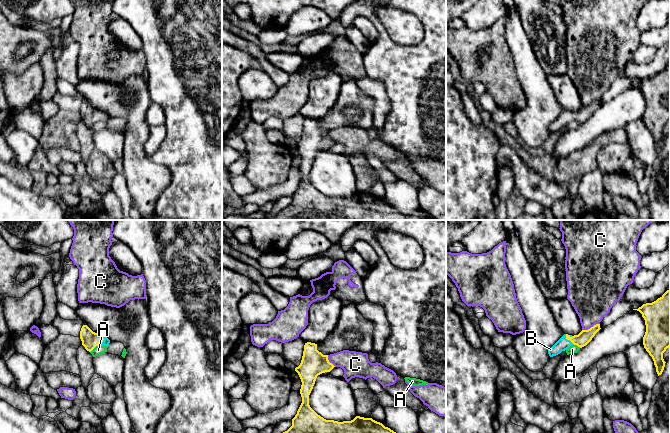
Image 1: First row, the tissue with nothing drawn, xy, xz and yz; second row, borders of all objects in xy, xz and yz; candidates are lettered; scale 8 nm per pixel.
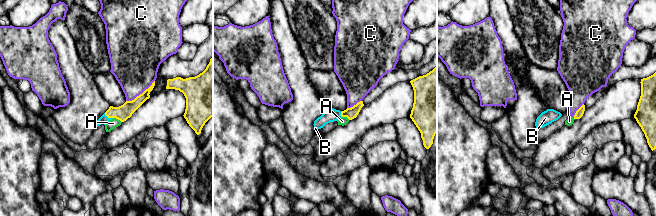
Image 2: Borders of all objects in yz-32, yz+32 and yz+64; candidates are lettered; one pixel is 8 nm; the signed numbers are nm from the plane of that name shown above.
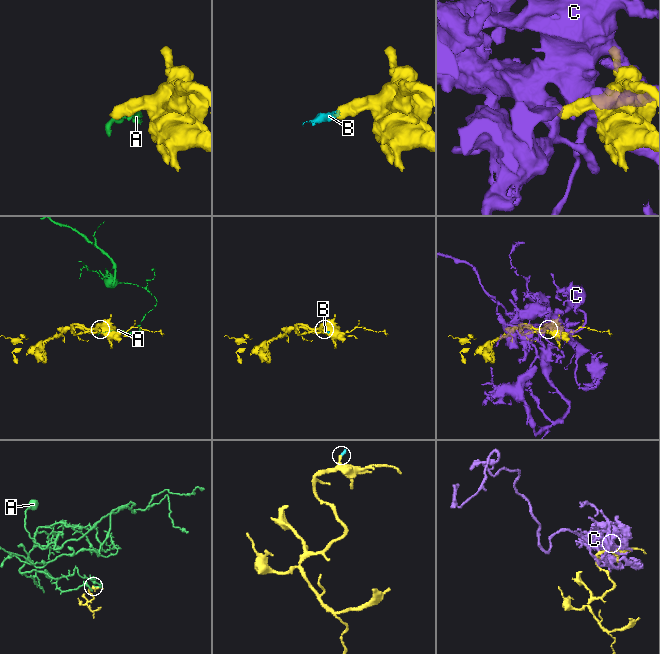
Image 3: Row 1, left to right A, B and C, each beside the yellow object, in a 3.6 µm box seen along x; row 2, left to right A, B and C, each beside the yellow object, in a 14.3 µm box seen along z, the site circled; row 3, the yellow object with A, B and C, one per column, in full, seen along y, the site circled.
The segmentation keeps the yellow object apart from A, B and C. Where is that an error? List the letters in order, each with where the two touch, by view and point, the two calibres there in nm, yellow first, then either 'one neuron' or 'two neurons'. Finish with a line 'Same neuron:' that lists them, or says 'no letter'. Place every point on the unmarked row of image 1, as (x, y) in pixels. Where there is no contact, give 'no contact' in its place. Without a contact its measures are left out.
A: contact xy (94, 123); calibres 140 and 80 nm; two neurons
B: contact yz (568, 115); calibres 110 and 100 nm; one neuron
C: contact yz (591, 103); calibres 110 and 360 nm; two neurons
Same neuron: B

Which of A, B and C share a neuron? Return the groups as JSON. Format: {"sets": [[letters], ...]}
{"sets": [["A"], ["B"], ["C"]]}

